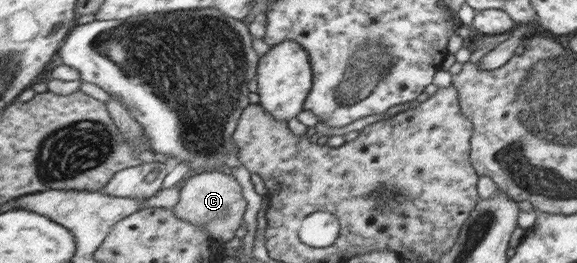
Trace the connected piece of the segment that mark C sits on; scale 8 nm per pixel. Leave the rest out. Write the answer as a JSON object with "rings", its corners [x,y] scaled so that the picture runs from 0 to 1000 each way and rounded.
{"rings":[[[374,646],[343,654],[328,669],[314,722],[308,776],[300,791],[303,810],[321,840],[338,856],[357,859],[366,905],[385,924],[409,905],[416,859],[423,859],[428,760],[421,741],[421,707],[406,665]]]}

